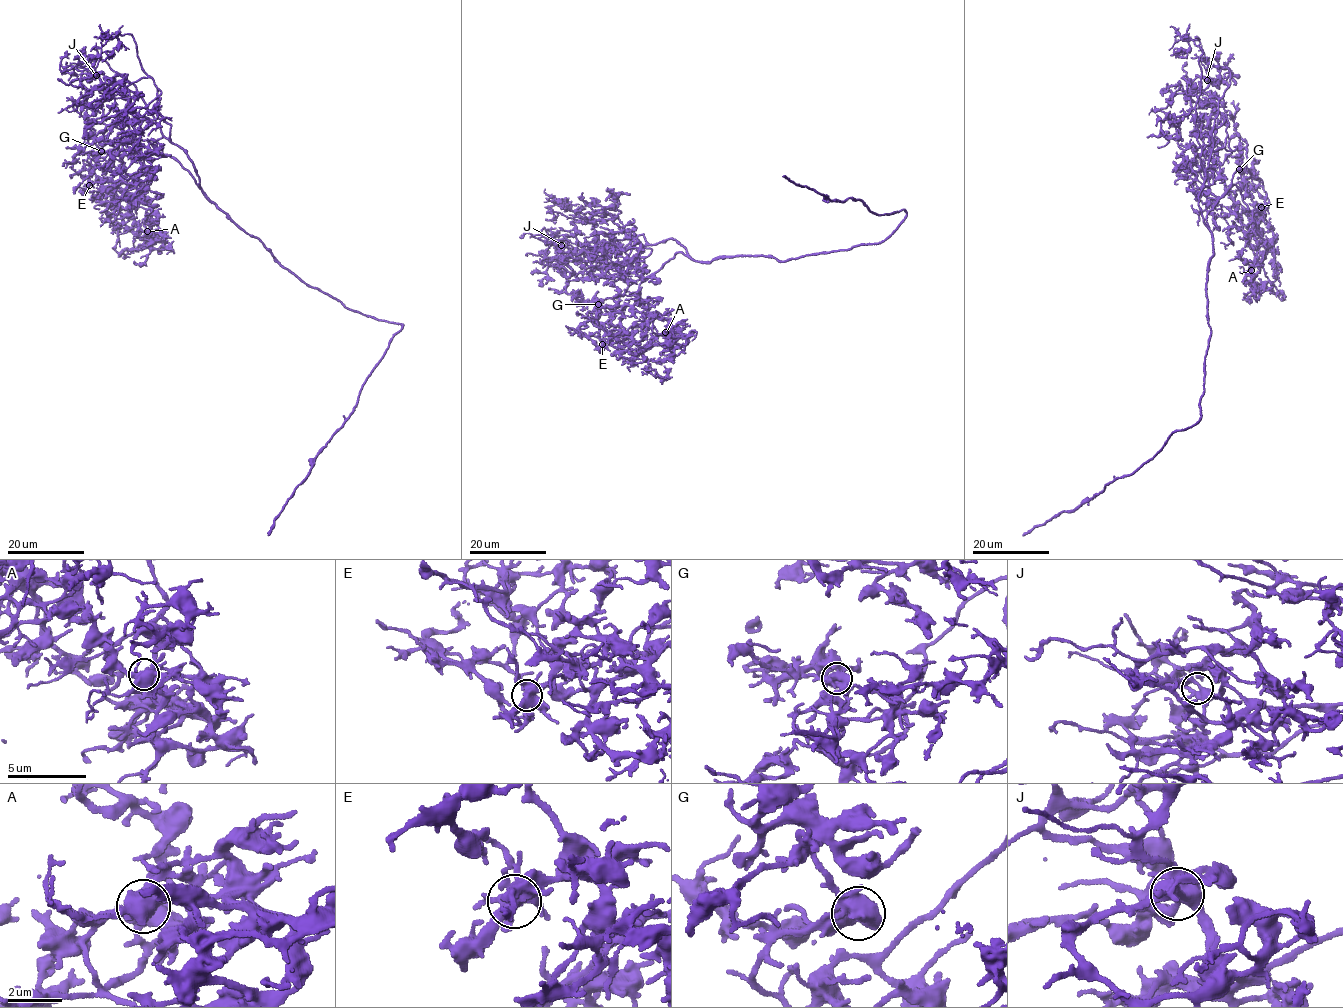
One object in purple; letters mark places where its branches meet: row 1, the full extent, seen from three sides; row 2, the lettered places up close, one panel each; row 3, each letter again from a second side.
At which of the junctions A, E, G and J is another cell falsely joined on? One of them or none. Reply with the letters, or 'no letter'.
no letter

